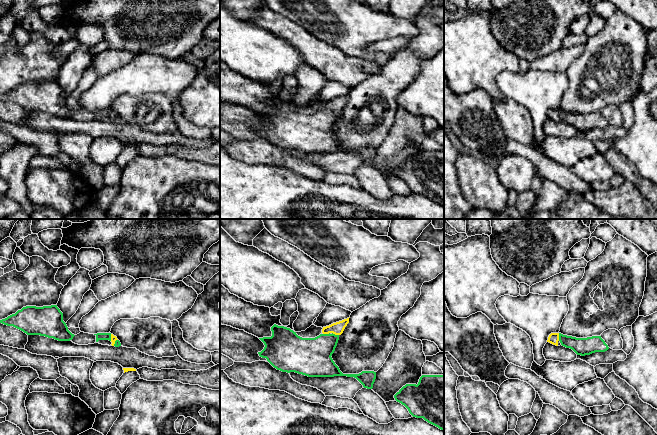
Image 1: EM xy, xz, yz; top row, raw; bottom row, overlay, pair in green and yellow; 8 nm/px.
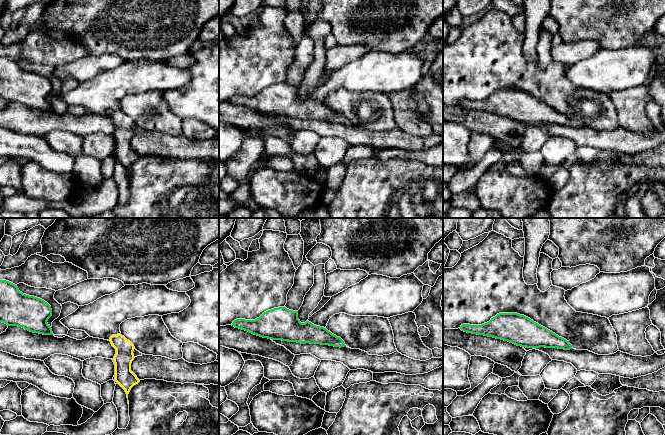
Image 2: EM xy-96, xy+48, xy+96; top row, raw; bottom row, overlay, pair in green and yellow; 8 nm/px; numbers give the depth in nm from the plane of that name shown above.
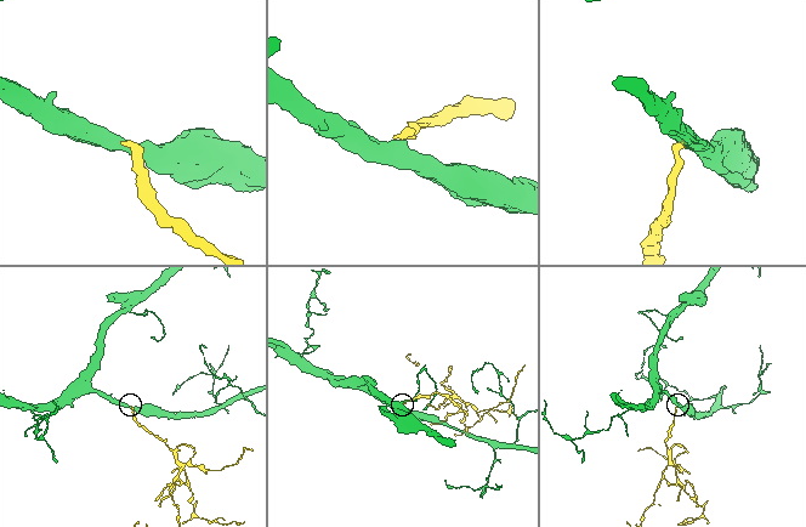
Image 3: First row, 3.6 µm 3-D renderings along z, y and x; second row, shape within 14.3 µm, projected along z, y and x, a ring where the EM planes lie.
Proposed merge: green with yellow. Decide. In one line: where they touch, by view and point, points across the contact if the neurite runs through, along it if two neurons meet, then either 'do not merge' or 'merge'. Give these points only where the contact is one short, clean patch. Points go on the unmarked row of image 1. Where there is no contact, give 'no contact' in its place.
meets green in yz at (559, 113); runs through yz (581, 122), (559, 113), (553, 114); merge

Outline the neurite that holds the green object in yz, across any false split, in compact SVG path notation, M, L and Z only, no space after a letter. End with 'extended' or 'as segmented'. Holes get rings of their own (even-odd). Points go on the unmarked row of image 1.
M551 109L547 118L556 122L560 118L562 122L572 125L577 131L581 132L590 131L595 128L605 128L609 125L601 112L576 114L561 109Z; extended

